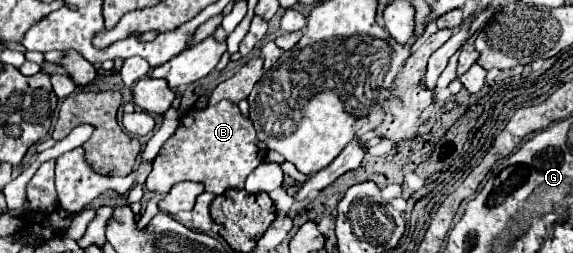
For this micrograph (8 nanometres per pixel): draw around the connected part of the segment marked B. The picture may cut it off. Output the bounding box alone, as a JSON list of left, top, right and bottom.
[144,100,268,194]

